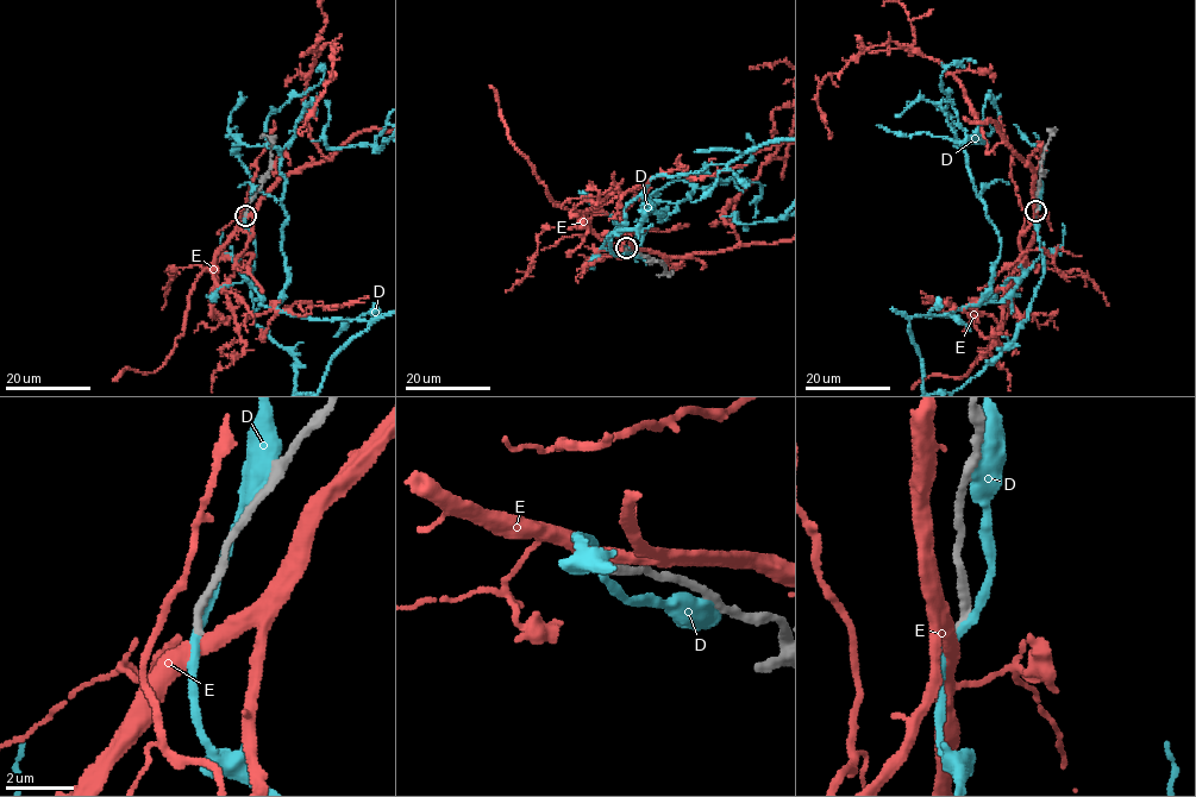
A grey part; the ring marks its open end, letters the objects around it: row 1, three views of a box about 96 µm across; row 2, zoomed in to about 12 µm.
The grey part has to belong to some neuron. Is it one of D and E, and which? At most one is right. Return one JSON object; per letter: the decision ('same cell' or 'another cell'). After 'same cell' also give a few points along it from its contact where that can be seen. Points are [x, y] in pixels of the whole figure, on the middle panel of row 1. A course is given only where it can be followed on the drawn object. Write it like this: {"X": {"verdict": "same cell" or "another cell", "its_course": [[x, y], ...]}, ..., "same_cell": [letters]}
{"D": {"verdict": "another cell"}, "E": {"verdict": "another cell"}, "same_cell": []}

